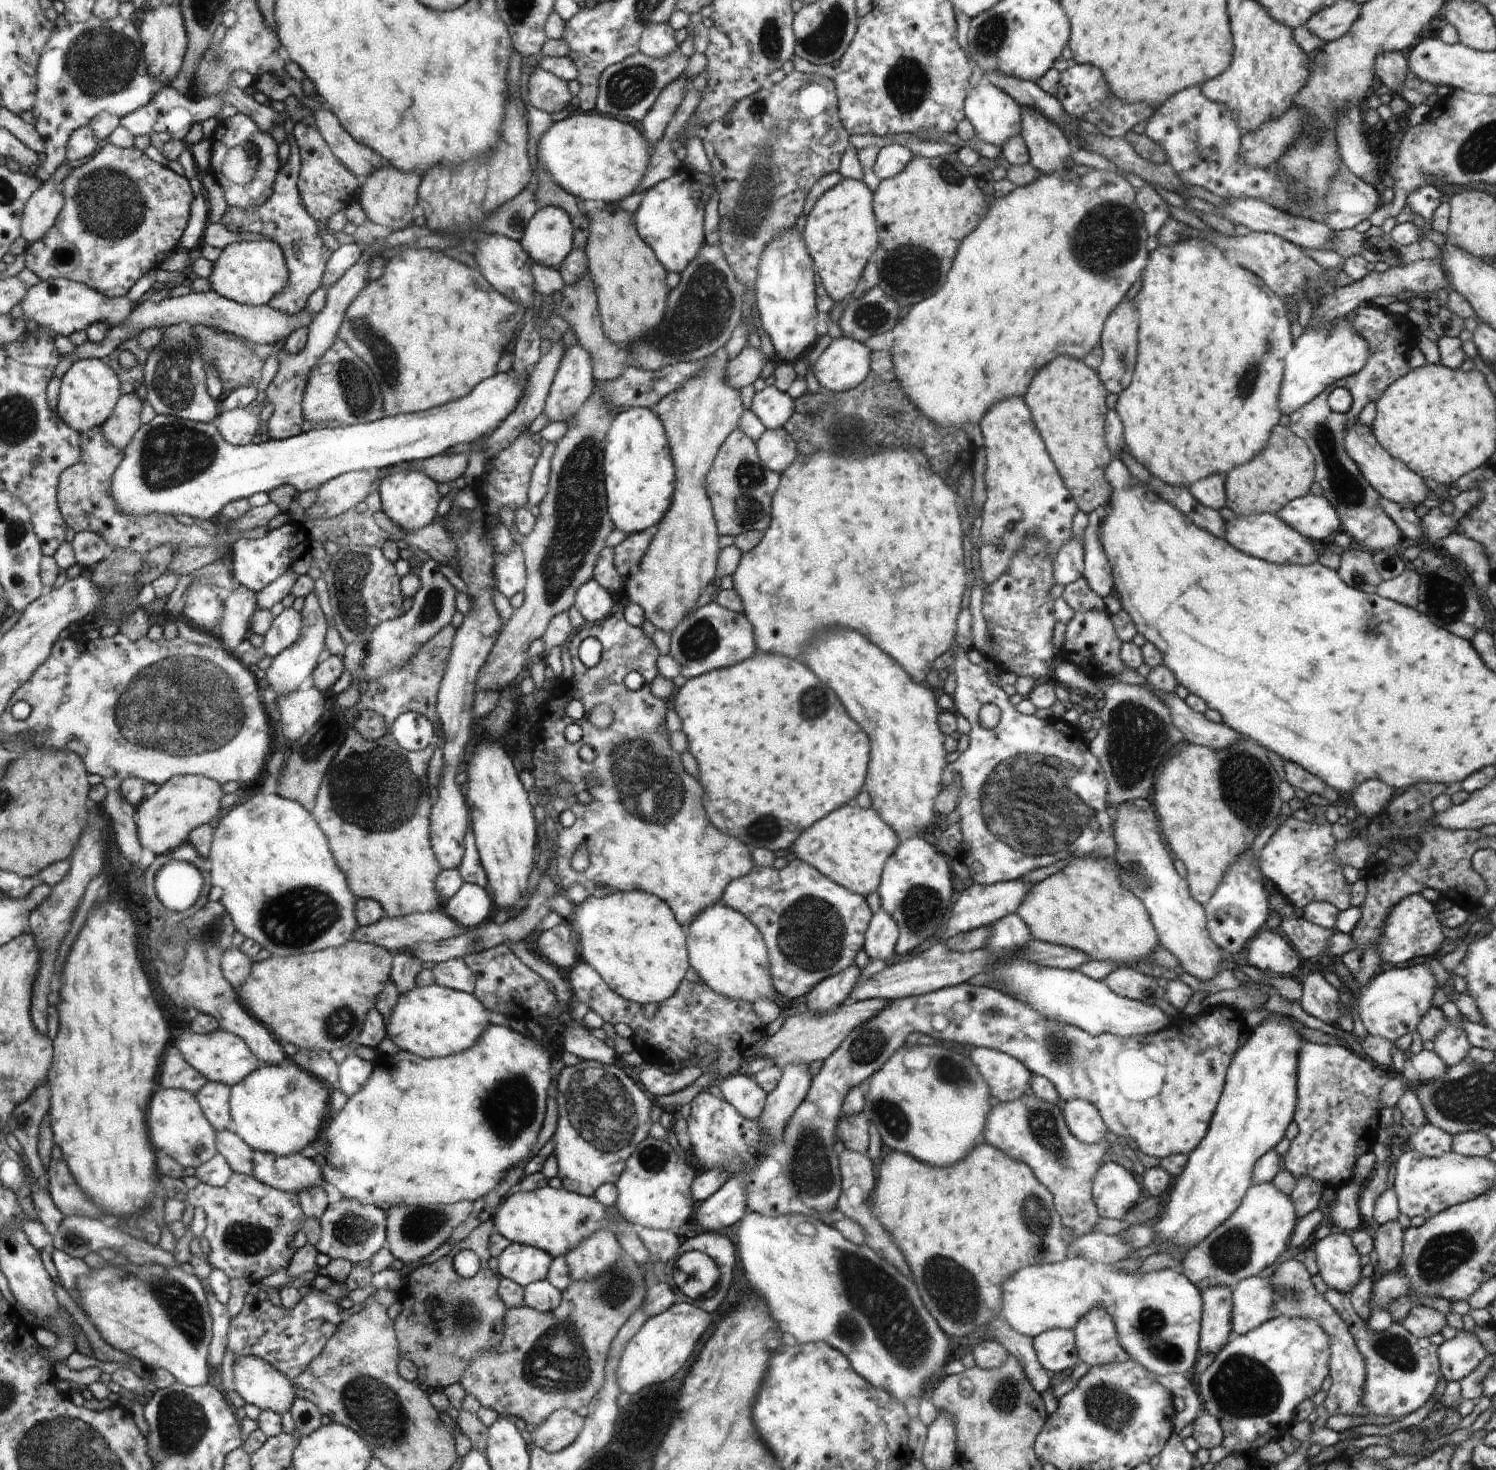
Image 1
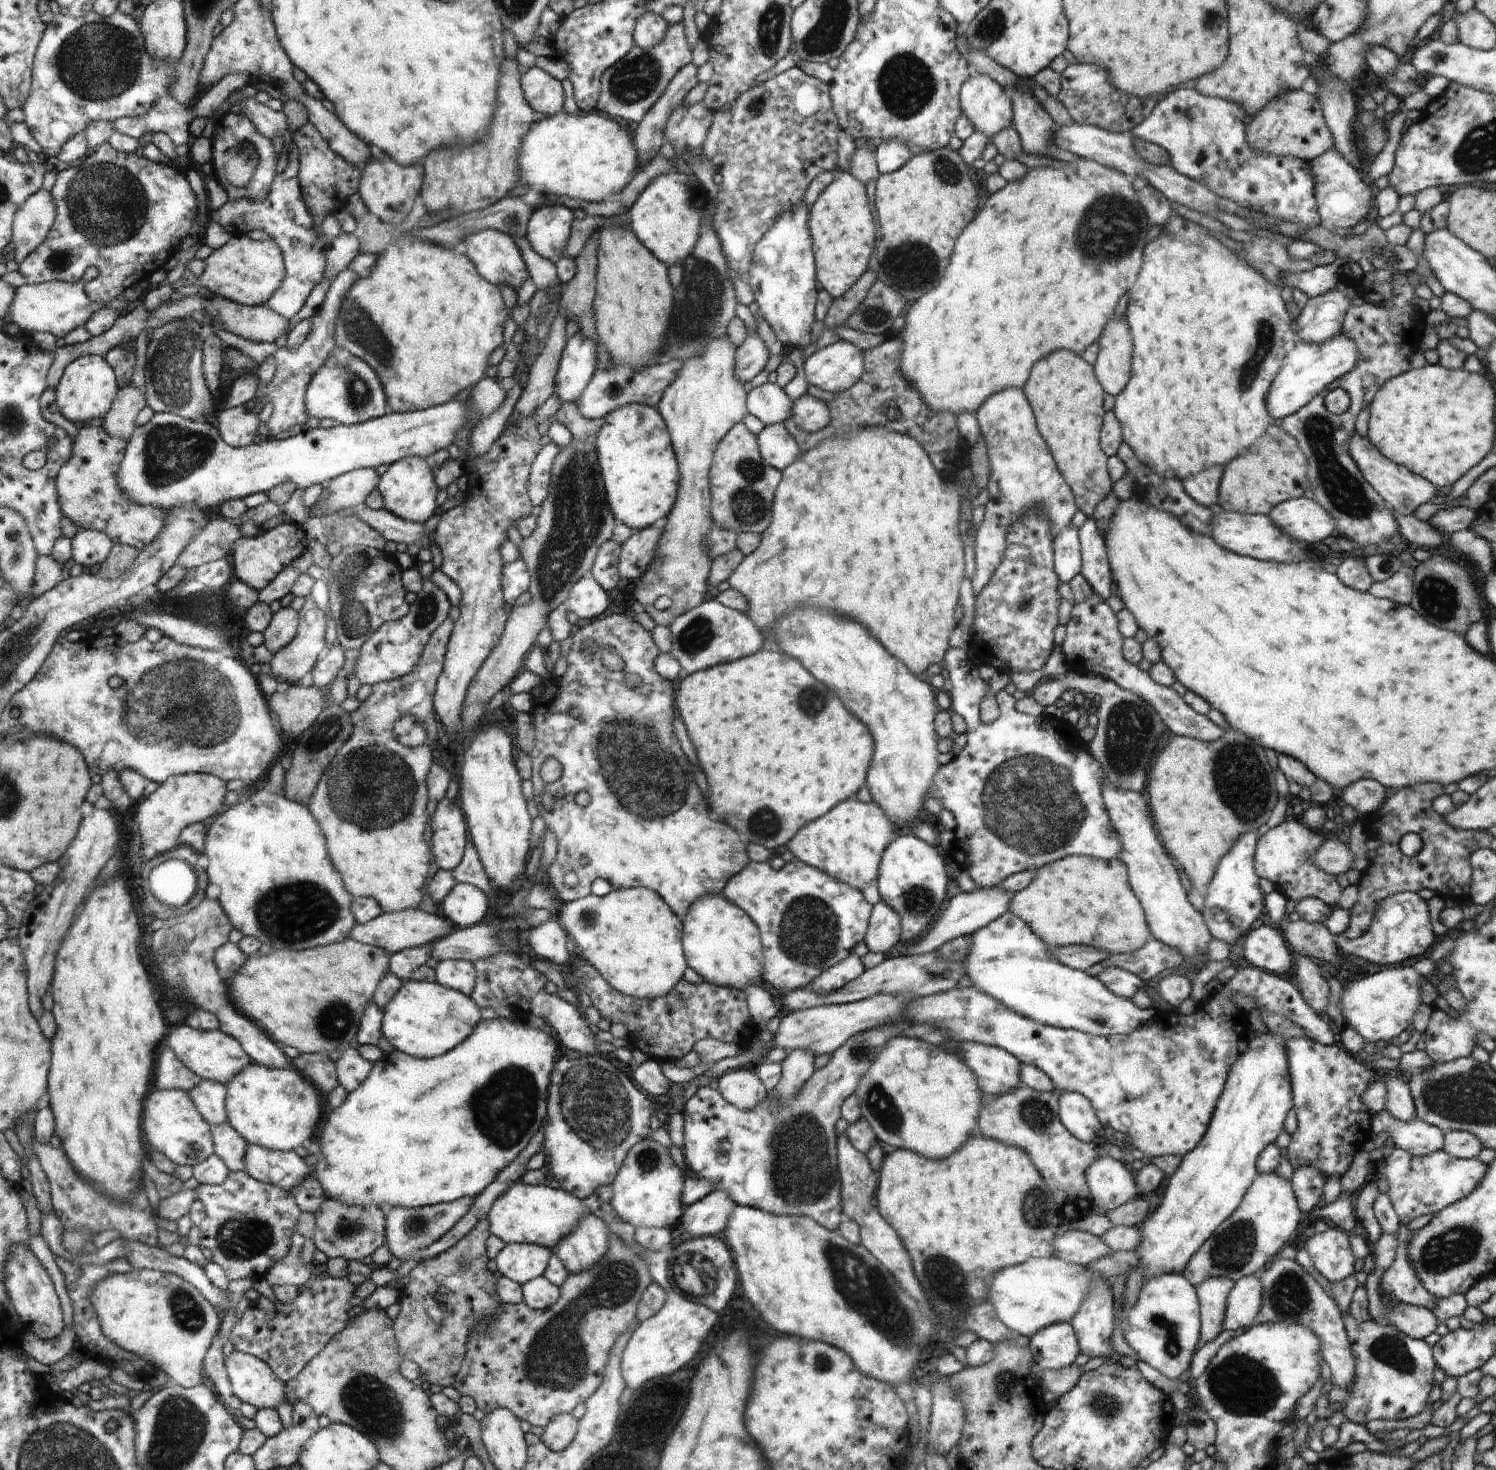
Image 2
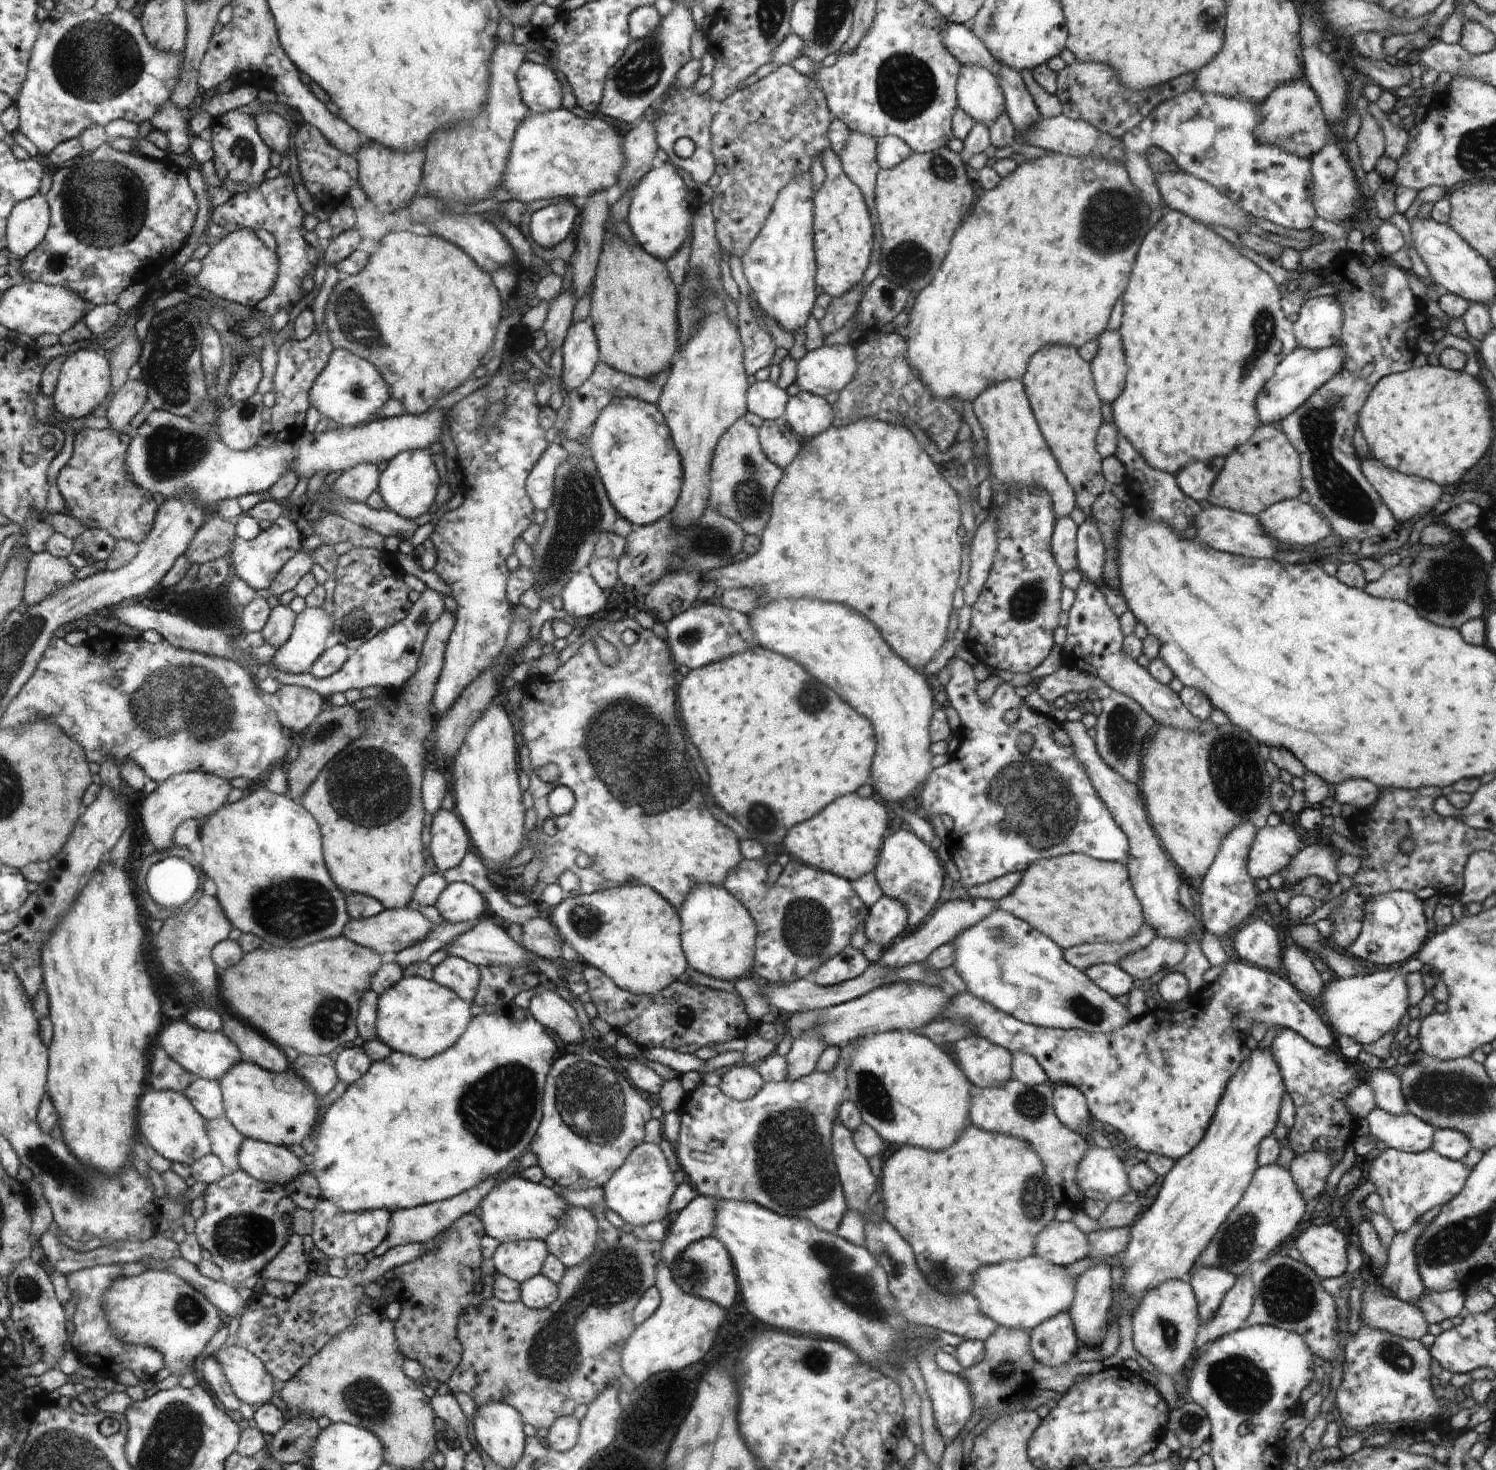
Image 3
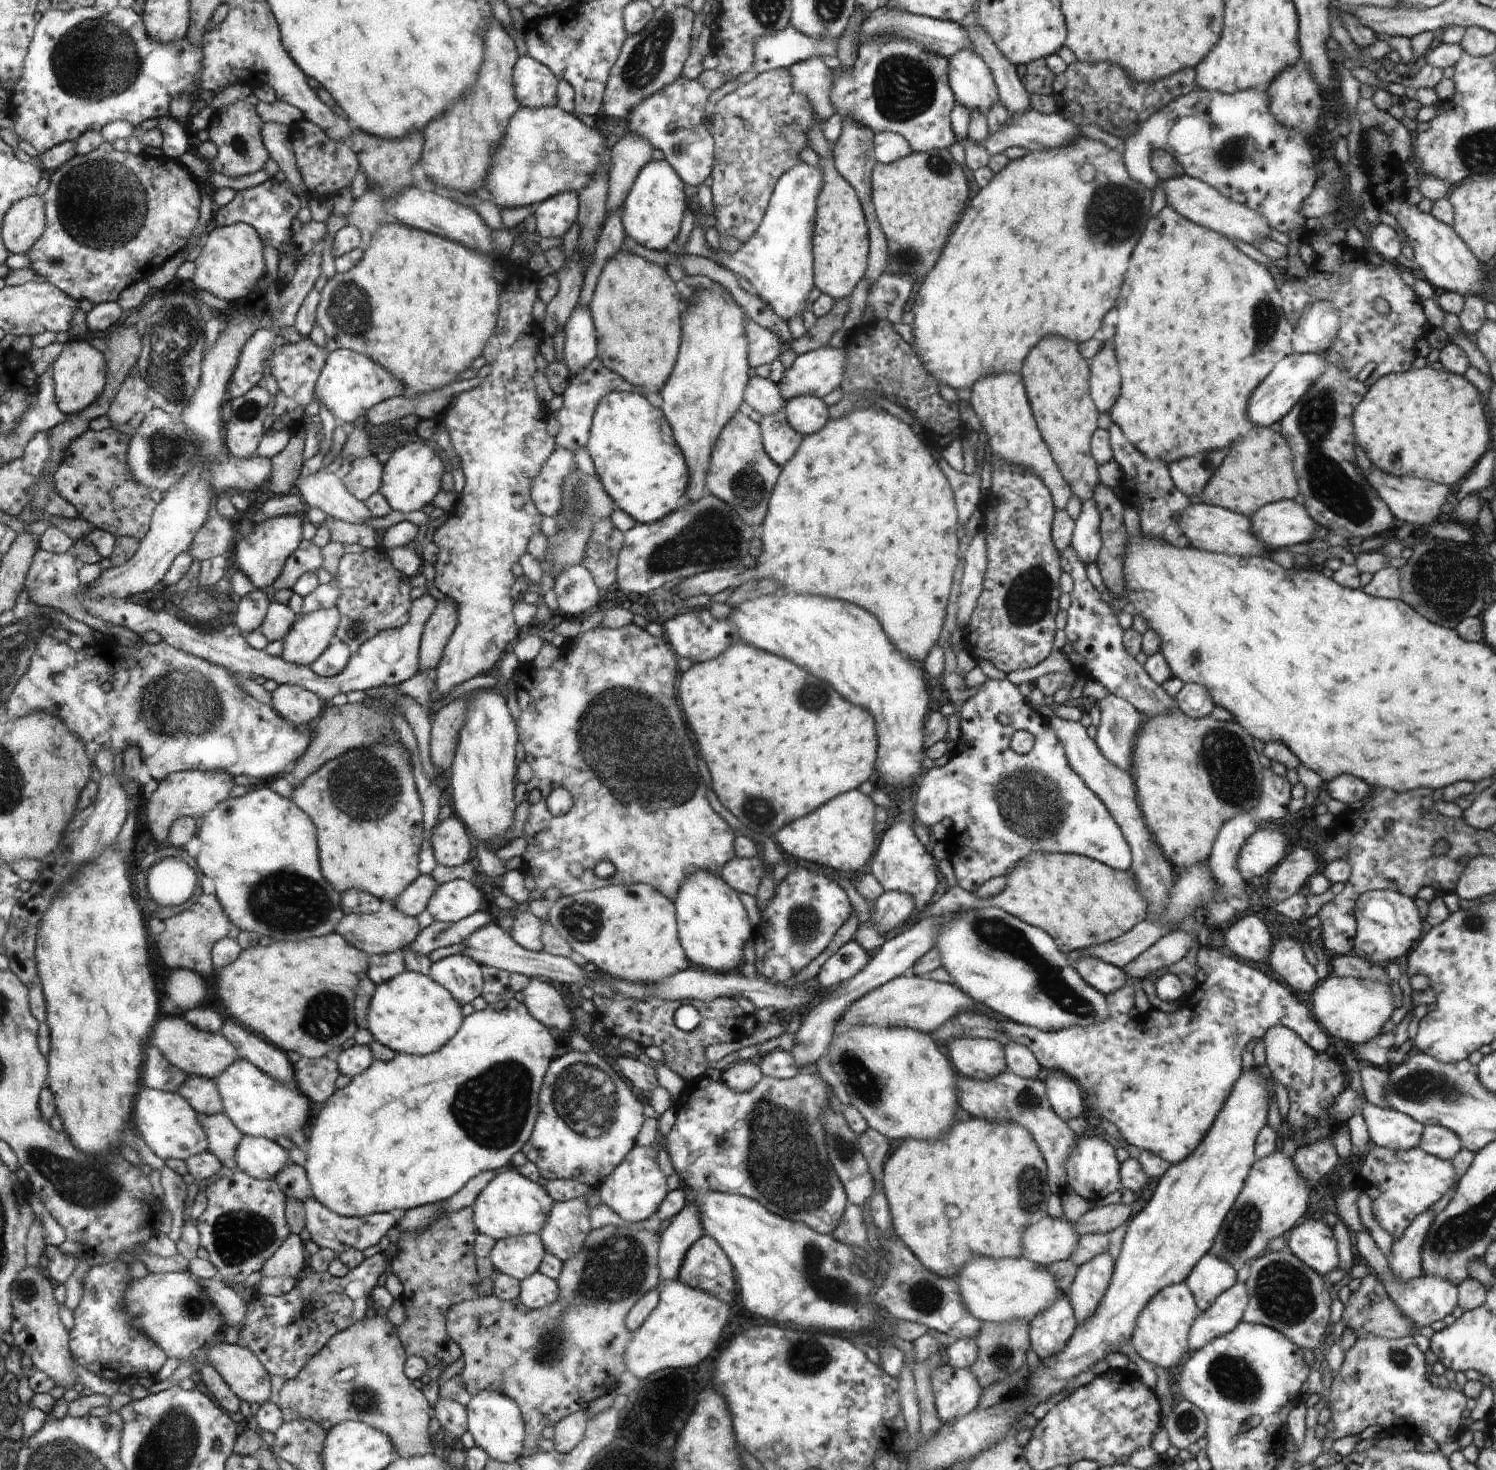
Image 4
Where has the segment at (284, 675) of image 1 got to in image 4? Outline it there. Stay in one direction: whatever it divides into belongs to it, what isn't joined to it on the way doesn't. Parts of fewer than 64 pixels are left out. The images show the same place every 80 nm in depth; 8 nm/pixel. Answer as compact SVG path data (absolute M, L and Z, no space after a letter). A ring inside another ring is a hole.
M324 607L320 610L304 613L297 618L294 626L287 632L283 640L283 649L280 657L292 664L310 666L327 650L330 637L335 634L338 626L339 612L336 608L327 609Z

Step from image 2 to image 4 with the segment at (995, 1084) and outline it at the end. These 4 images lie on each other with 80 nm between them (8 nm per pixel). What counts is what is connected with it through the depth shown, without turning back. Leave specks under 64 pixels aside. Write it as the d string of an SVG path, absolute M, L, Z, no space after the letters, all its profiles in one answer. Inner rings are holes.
M964 1037L952 1039L944 1045L964 1077L987 1081L1008 1070L1004 1046L994 1039Z

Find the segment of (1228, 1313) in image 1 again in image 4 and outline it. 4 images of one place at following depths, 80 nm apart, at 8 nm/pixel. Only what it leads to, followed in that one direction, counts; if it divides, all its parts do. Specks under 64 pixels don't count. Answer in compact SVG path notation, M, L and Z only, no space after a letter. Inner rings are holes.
M1206 1253L1184 1281L1194 1295L1197 1308L1203 1313L1219 1294L1236 1284L1236 1274L1231 1264Z

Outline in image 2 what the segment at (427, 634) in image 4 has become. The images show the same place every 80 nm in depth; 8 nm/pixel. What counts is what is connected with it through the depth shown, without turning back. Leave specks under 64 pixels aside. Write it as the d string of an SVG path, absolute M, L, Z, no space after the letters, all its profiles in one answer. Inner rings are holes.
M448 616L432 634L419 662L415 664L410 674L372 685L370 696L354 710L354 714L360 714L360 716L356 716L358 718L356 724L354 722L350 724L348 740L339 748L338 754L323 772L310 803L306 805L319 821L330 860L343 877L347 891L353 898L373 898L384 913L418 909L424 898L422 888L430 872L430 858L433 858L424 840L426 820L430 818L429 812L426 812L429 799L426 792L426 774L434 759L432 749L429 742L413 749L400 744L394 736L393 724L401 716L412 714L424 721L427 734L431 738L440 732L442 726L438 721L439 716L436 716L434 711L435 687L438 686L438 678L443 672L447 644L450 642L453 630L454 623Z

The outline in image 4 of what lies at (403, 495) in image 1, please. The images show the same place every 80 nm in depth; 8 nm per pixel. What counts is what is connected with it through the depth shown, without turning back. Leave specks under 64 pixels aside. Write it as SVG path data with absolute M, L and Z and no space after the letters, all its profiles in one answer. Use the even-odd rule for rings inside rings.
M424 441L404 442L402 446L392 451L392 456L383 466L383 477L380 494L383 494L391 510L400 512L412 512L422 510L426 504L434 500L434 496L440 493L440 478L444 472L444 466L438 458L438 454L426 446Z

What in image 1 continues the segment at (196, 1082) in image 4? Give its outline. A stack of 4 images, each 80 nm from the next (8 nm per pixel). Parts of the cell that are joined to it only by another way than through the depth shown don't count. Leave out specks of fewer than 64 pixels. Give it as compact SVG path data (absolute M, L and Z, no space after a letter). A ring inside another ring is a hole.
M211 1081L200 1091L193 1094L216 1131L232 1130L233 1128L230 1103L231 1091L232 1087L230 1085Z

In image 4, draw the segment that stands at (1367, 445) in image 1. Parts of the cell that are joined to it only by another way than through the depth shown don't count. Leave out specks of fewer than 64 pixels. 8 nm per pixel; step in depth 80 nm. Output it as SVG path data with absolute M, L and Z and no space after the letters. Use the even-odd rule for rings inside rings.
M1371 466L1364 472L1368 484L1374 488L1377 495L1388 505L1394 518L1402 522L1412 522L1416 527L1424 526L1431 520L1436 520L1440 514L1440 508L1446 503L1446 497L1450 493L1448 485L1411 476L1396 476L1379 468Z

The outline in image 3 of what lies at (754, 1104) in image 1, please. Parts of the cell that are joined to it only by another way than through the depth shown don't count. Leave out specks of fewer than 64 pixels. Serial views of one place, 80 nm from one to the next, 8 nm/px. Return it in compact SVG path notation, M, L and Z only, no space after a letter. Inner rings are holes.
M734 1064L720 1071L720 1075L719 1089L737 1101L754 1098L765 1083L757 1069L748 1065Z

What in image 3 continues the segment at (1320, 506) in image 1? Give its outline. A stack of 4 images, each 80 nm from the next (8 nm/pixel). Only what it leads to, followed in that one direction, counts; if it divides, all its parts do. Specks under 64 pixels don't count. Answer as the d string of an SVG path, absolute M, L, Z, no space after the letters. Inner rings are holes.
M1286 499L1277 502L1261 512L1259 519L1263 524L1263 529L1270 536L1273 536L1273 539L1278 539L1281 546L1286 549L1301 549L1305 546L1312 546L1312 544L1320 543L1332 532L1327 520L1310 503L1304 503L1299 499Z

